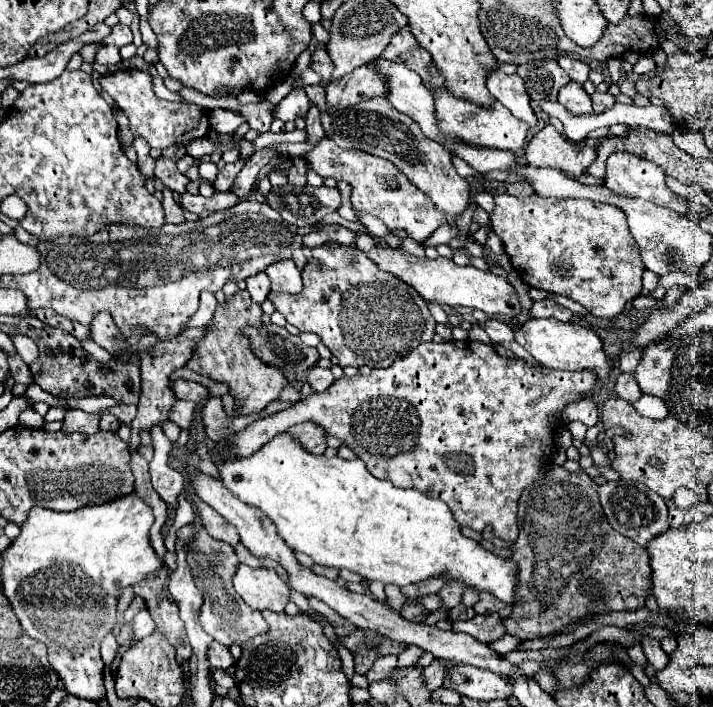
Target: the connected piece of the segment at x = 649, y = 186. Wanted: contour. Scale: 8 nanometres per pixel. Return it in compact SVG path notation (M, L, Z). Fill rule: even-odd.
M616 151L608 157L606 161L606 177L604 177L604 185L618 193L618 195L626 195L626 197L638 197L638 199L646 199L646 201L652 201L660 207L668 207L676 213L682 213L686 215L686 201L684 197L680 195L674 195L666 185L664 185L664 169L660 169L656 163L652 161L646 161L646 159L640 159L632 153L626 153L626 151Z

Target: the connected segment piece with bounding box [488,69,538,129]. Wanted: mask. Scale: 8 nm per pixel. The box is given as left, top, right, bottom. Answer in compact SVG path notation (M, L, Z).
M494 69L488 75L488 89L516 119L524 121L530 129L536 127L538 121L530 107L530 97L518 75L504 75L500 69Z

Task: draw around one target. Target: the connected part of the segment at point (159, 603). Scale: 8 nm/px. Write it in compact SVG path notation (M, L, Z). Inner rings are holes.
M162 567L144 581L136 583L134 593L146 601L150 617L156 623L156 631L160 631L168 639L168 643L174 645L178 663L184 663L190 659L190 643L184 631L184 621L178 617L178 605L168 597L164 589L166 579L168 569Z

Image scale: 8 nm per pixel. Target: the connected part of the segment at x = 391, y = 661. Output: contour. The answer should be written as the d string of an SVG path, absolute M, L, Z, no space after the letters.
M384 655L384 657L376 659L372 669L366 673L366 679L370 683L378 681L378 679L386 679L388 671L392 671L392 667L396 667L396 655Z

